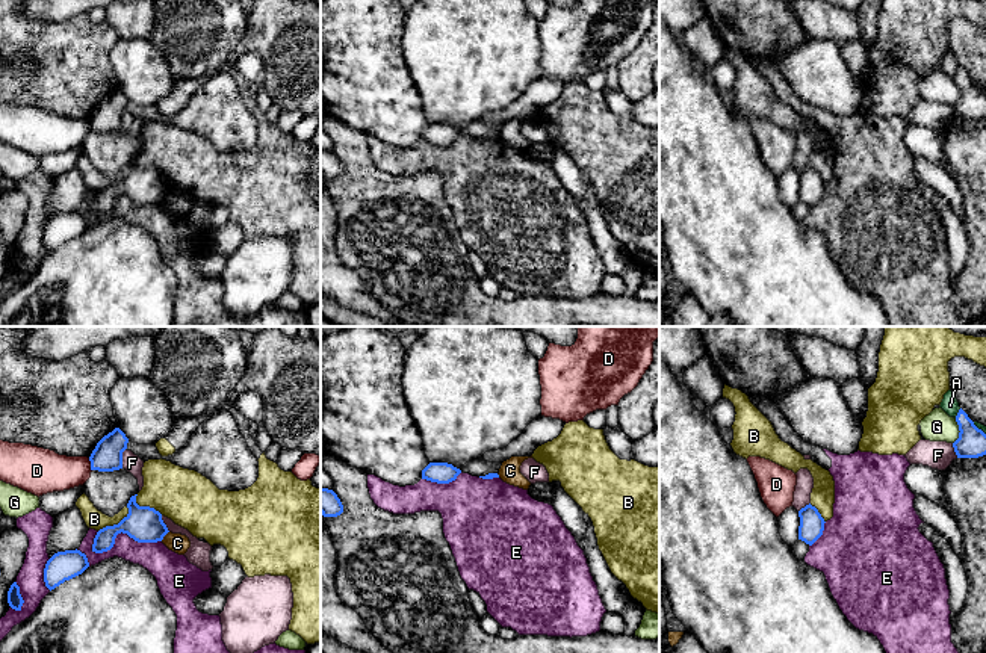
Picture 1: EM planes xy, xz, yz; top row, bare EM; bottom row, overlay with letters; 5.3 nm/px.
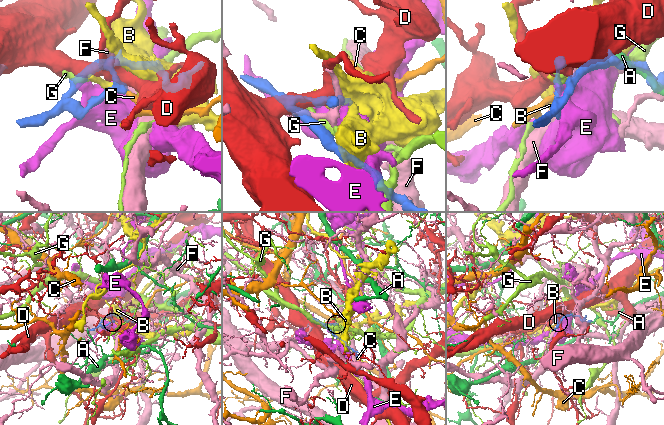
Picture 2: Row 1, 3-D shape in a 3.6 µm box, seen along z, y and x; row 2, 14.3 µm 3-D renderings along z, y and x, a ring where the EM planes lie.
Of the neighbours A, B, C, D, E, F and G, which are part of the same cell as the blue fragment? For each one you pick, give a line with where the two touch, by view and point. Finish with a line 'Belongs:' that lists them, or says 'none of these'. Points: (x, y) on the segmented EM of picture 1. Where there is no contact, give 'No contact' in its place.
Belongs: none of these

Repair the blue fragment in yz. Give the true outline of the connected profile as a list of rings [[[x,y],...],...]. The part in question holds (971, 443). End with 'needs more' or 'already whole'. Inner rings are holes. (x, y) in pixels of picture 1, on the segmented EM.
[[[960,408],[956,422],[959,438],[953,443],[957,458],[978,458],[986,455],[986,434],[978,429],[968,414]]] | already whole

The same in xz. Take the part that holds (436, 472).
[[[429,463],[422,470],[422,479],[437,482],[437,484],[449,484],[457,479],[457,476],[461,473],[460,469],[454,467],[448,463]]] | already whole

